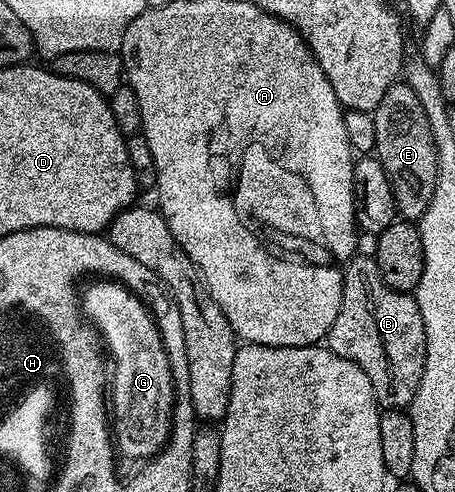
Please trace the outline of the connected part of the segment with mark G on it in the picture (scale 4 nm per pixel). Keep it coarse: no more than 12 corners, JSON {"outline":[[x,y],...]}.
{"outline":[[106,278],[81,312],[115,363],[113,444],[146,462],[171,436],[175,382],[155,318]]}

